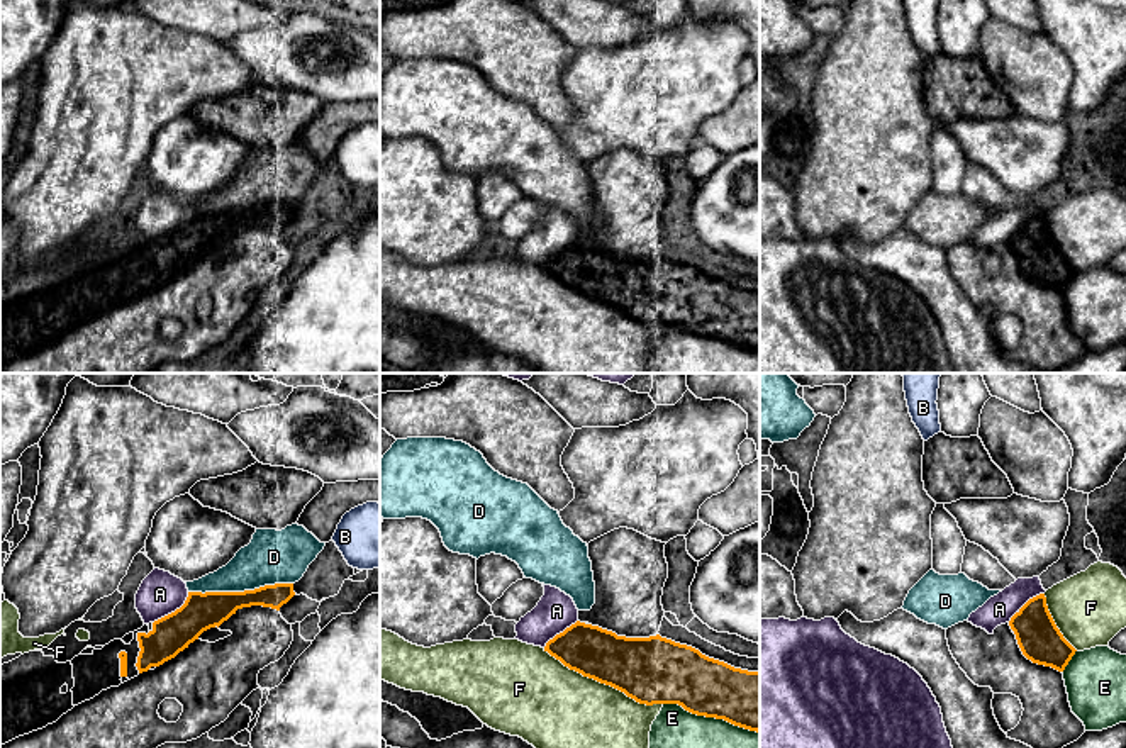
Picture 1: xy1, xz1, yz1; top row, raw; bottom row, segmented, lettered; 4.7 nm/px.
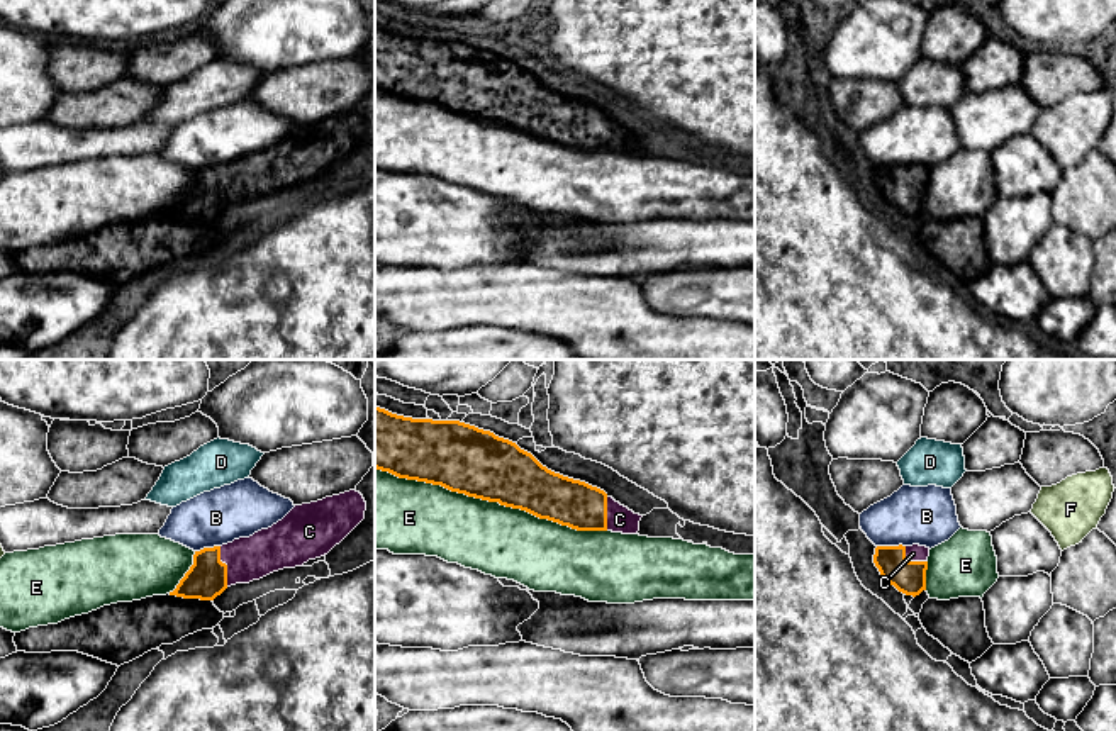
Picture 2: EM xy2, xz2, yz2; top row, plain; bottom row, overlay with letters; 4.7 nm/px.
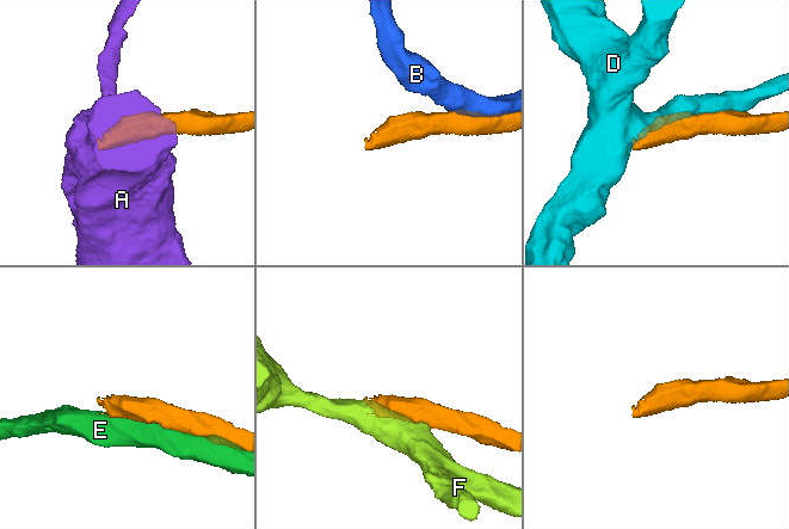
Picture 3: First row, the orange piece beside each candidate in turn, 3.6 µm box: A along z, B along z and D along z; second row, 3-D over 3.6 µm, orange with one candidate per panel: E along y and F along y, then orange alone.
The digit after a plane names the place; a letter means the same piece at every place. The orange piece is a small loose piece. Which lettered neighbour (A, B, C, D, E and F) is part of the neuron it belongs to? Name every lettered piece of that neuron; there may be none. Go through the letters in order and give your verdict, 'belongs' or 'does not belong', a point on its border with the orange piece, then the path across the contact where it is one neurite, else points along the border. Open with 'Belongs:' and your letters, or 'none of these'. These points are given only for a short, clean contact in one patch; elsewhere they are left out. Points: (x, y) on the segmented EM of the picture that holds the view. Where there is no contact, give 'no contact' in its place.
Belongs: C
A: does not belong; contact xy1 (175, 611); border xy1 (189, 592), (178, 608), (153, 623)
B: does not belong; contact yz2 (891, 546)
C: belongs; contact xy2 (226, 567); way xy2 (207, 577), (216, 569), (226, 567), (250, 558)
D: does not belong; contact xy1 (239, 592)
E: does not belong; contact xz2 (491, 501)
F: does not belong; contact xz1 (602, 682)

